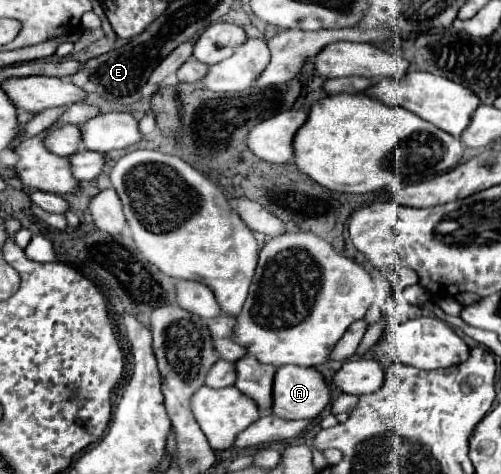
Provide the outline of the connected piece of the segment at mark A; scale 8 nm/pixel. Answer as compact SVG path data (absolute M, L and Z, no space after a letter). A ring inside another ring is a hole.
M280 366L274 376L272 386L272 408L270 412L284 420L314 420L330 402L330 388L324 382L324 376L314 368L302 366Z

